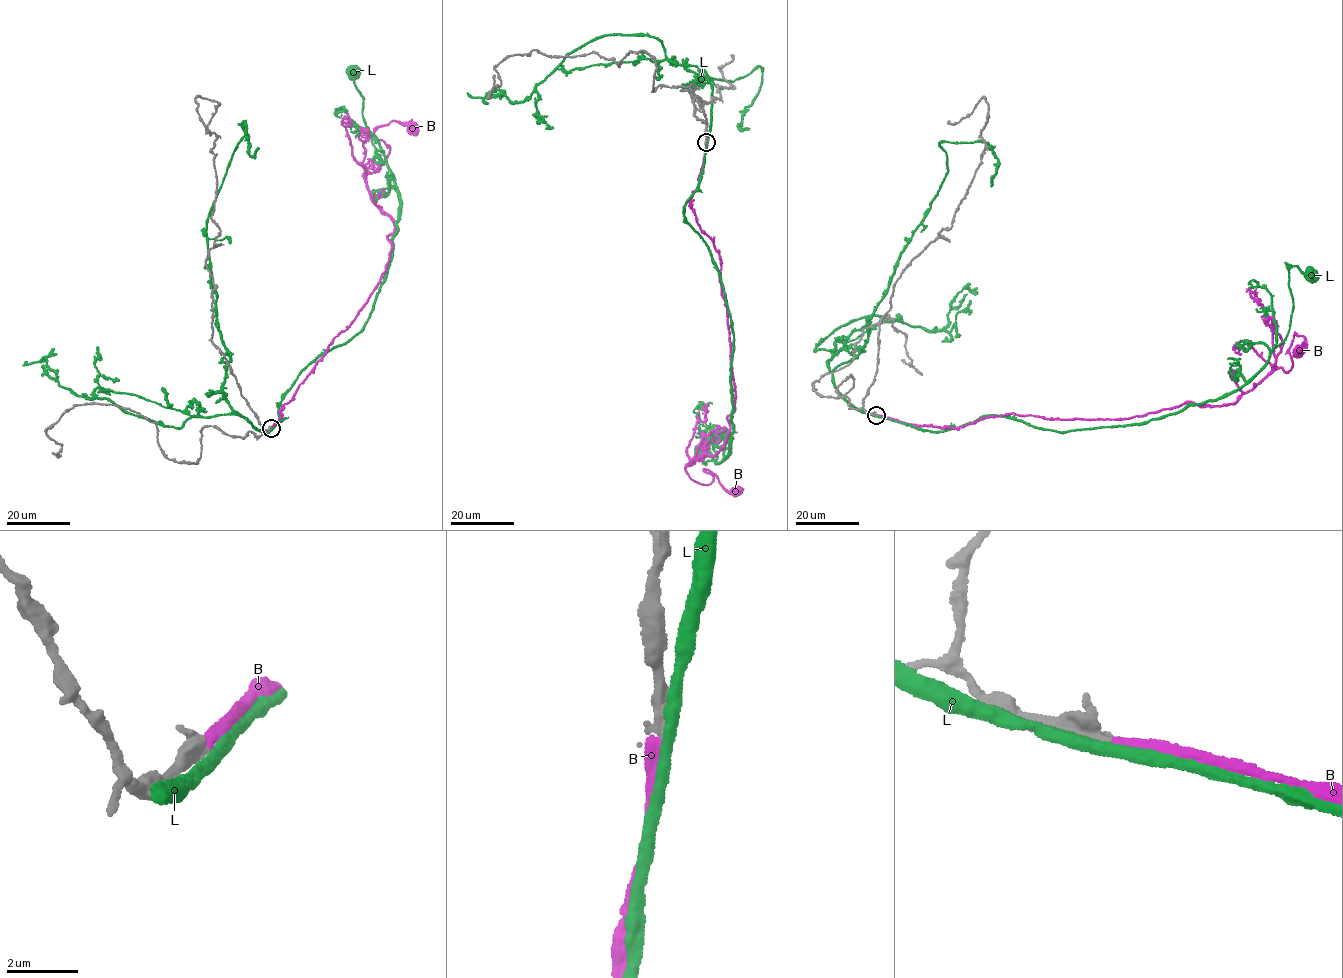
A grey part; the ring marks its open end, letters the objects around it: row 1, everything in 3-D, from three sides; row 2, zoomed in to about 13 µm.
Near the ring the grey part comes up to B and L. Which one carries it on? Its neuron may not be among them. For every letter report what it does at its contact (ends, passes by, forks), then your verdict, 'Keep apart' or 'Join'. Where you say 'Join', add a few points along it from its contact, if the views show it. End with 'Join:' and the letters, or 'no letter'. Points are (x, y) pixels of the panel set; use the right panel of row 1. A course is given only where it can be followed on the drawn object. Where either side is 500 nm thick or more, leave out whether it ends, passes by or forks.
B: It ends there. Join. Its course: (876, 415), (958, 428), (1012, 413), (1120, 420), (1219, 406), (1291, 369), (1295, 333), (1299, 351)
L: It passes by. Keep apart
Join: B

